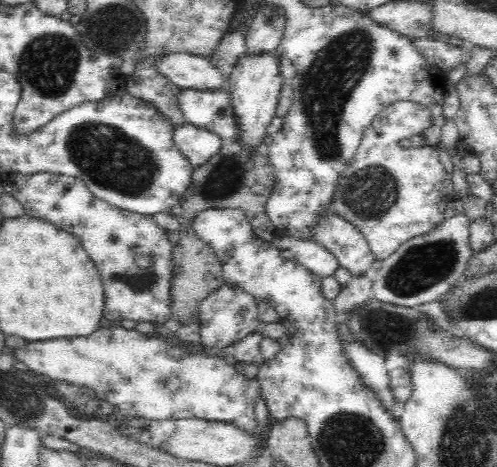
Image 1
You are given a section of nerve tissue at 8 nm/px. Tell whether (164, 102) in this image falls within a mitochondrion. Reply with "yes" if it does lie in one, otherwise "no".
no

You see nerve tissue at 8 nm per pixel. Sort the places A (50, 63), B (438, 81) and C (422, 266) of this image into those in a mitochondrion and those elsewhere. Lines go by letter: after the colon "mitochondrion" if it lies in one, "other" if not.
A: mitochondrion
B: other
C: mitochondrion

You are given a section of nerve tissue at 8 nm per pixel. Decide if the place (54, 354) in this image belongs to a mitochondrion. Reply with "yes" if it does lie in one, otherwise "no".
no

